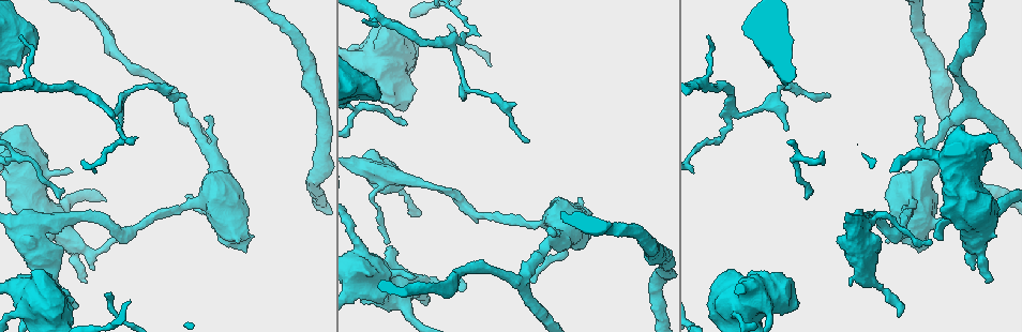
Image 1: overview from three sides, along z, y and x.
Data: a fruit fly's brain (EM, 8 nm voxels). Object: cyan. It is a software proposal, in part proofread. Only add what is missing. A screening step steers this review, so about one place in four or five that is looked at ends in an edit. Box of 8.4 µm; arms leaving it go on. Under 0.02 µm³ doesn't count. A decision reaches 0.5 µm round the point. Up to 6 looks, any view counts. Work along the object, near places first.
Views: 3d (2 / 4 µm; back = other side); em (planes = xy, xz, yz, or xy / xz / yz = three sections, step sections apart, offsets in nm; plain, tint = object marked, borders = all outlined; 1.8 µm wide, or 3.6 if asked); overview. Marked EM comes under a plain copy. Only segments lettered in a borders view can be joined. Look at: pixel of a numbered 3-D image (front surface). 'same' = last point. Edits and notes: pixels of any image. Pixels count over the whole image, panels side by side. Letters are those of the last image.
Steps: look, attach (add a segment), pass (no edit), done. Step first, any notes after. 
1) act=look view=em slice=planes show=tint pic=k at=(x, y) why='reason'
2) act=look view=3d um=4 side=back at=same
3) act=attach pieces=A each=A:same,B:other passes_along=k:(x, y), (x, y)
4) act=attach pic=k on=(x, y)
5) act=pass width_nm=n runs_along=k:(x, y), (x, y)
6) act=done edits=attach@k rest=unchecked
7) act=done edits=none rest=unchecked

act=look view=em slice=yz step=8 show=tint pic=1 at=(937, 239) why='an open end'

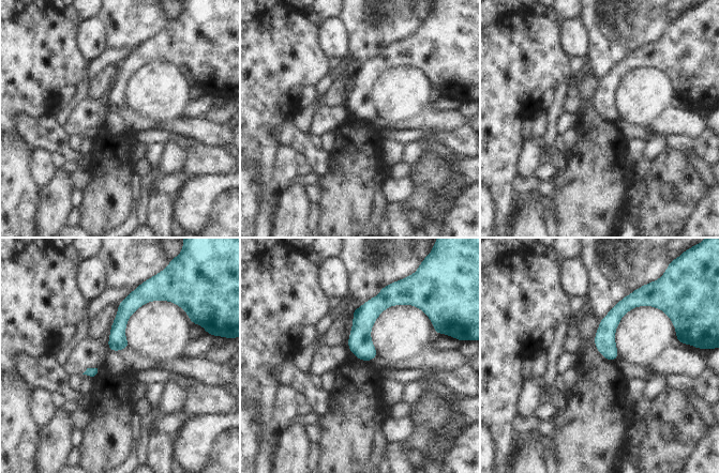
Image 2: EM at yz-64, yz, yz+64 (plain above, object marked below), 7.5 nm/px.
act=look view=em slice=planes show=borders at=same why='cut it another way'

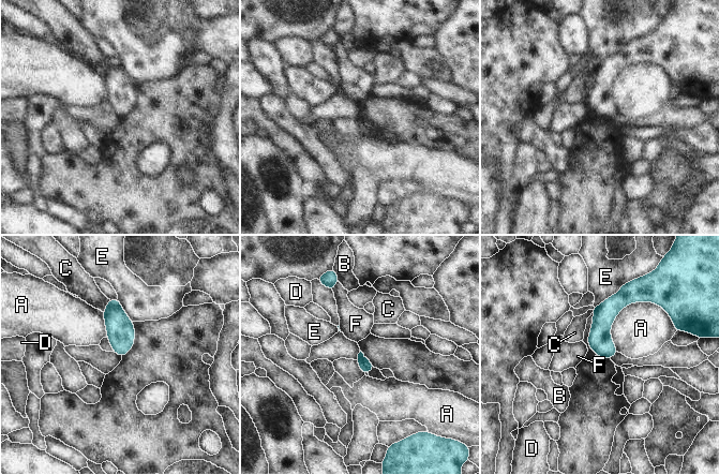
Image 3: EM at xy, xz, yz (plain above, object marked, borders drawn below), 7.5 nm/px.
act=pass each=A:other,B:other,C:other,D:other,E:other,F:other runs_along=3:(623, 295), (603, 316), (607, 356) found='no lettered segment goes on from it'

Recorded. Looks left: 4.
act=look view=3d um=4 pic=1 at=(464, 290)

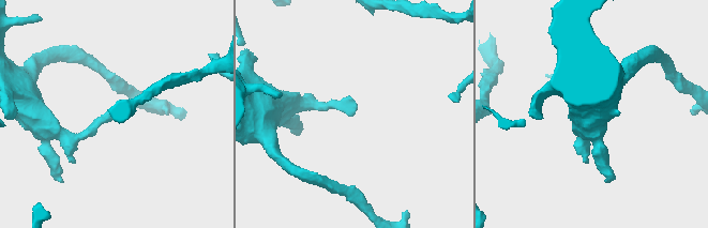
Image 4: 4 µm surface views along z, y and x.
act=look view=em slice=planes show=borders pic=4 at=(355, 113) why='shape alone is not enough'

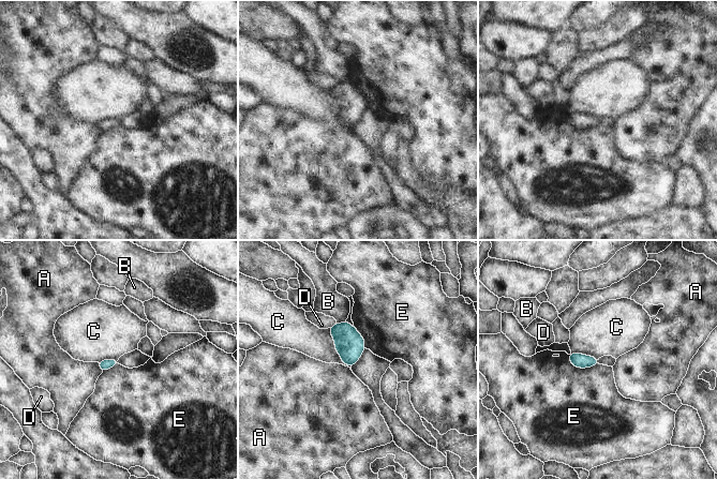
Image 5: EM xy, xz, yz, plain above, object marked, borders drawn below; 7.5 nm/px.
act=pass longest_contact=C:340nm each=A:other,B:other,C:other,D:other,E:other border=5:(328, 328), (340, 360), (350, 367) found='none of them fits'

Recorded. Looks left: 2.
act=look view=em slice=planes show=borders pic=1 at=(529, 141) why='thin end'

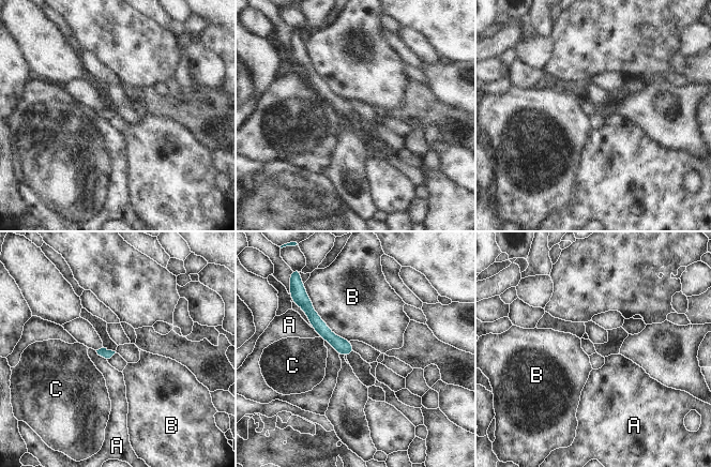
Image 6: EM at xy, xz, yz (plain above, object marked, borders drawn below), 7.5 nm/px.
act=pass each=A:other,B:other,C:other found='none of them fits'

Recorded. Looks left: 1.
act=done edits=none rest=unchecked

